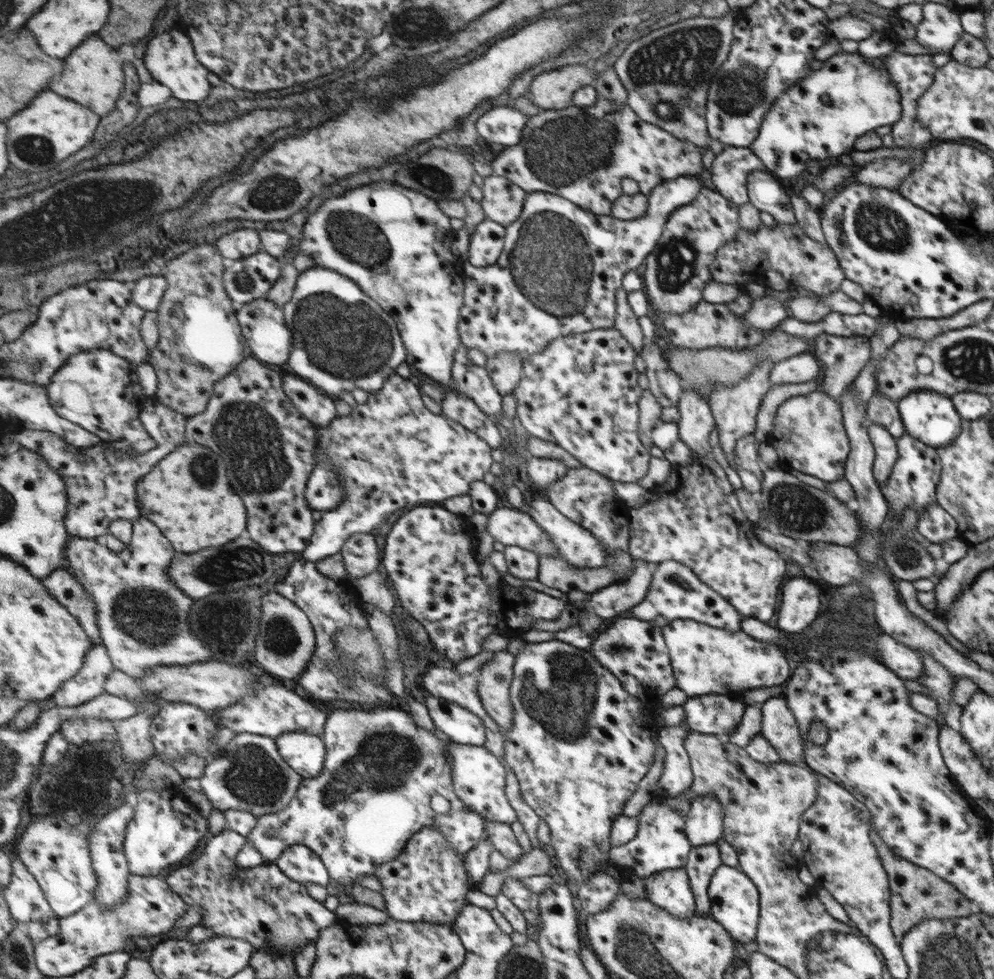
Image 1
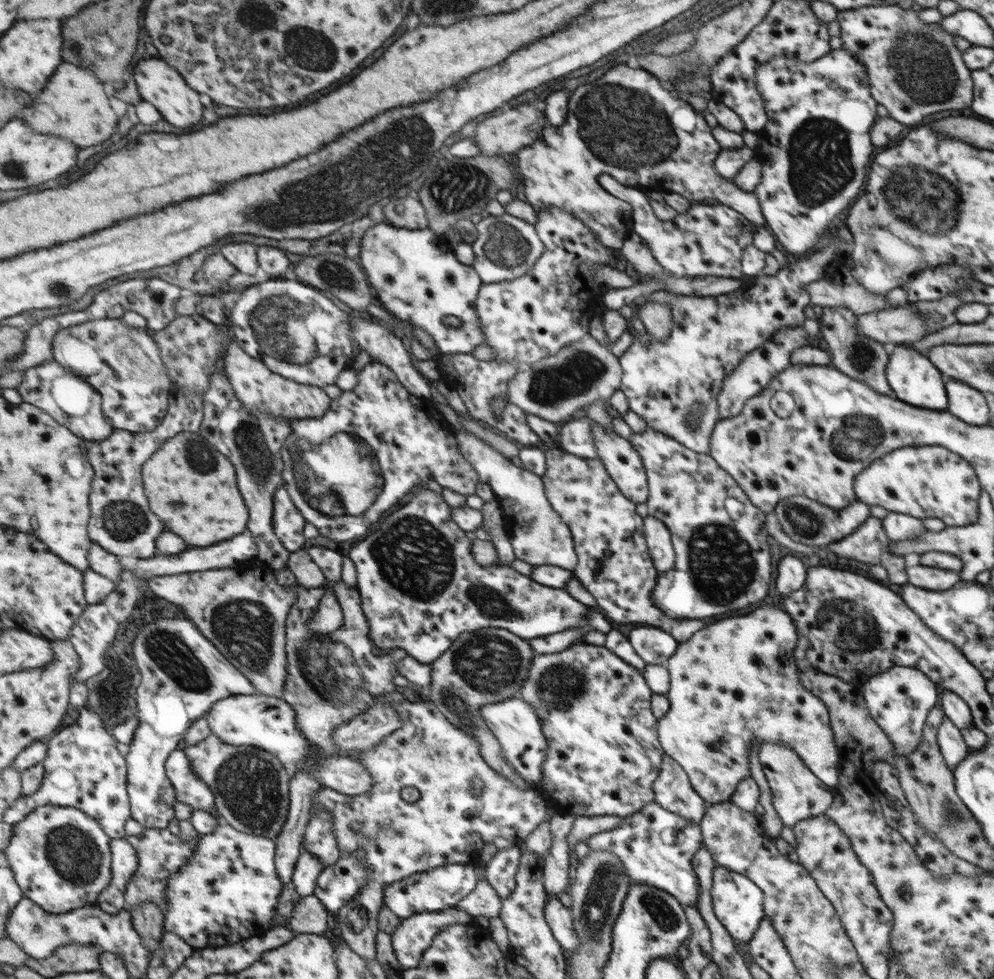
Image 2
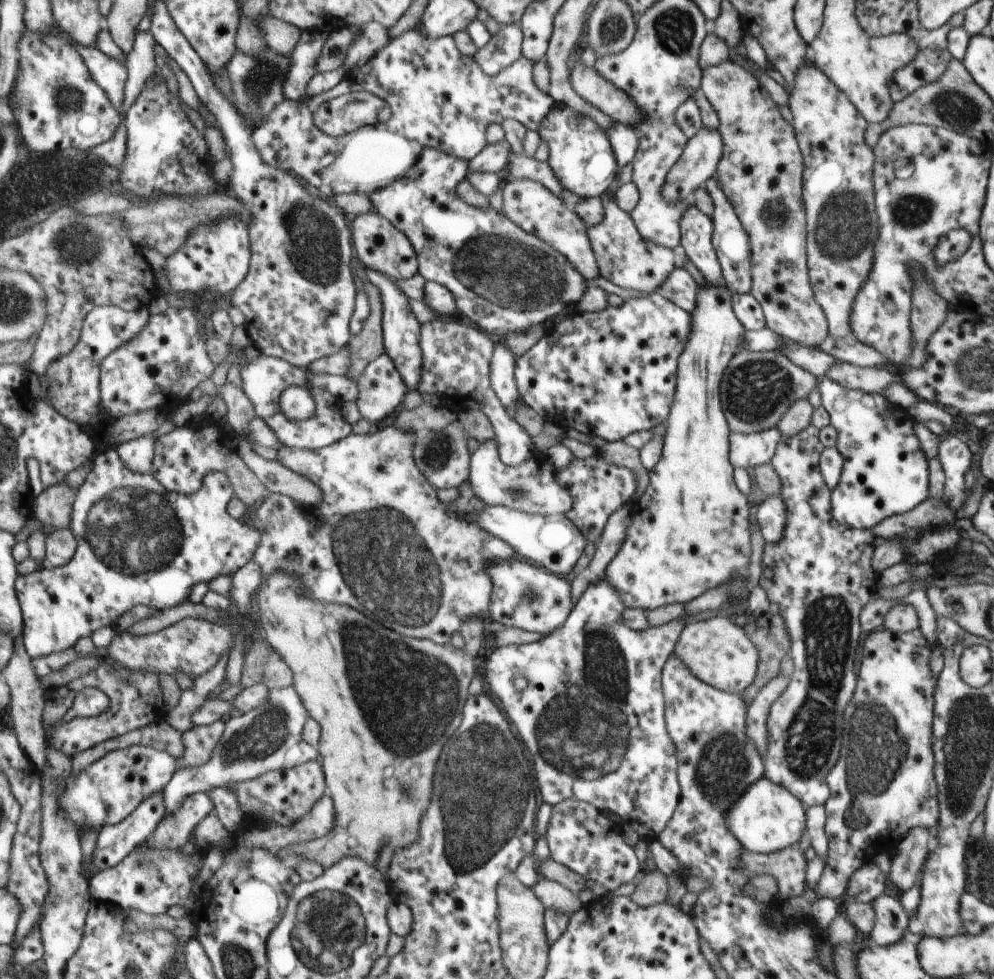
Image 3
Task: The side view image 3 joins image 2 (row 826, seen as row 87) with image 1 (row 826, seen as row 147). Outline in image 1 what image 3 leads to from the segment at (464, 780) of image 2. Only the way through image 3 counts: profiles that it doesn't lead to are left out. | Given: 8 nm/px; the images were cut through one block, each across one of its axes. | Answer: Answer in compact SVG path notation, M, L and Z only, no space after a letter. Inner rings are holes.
M378 708L378 710L338 710L332 716L329 716L326 732L324 734L325 744L328 745L328 758L326 760L326 770L318 776L318 778L305 779L304 784L299 789L298 796L291 803L289 808L281 810L279 813L265 814L260 817L258 827L254 833L247 838L252 841L264 853L266 862L278 862L278 859L288 850L296 845L306 845L314 849L326 863L329 868L331 877L344 886L353 886L358 882L360 876L370 876L375 874L377 866L386 862L394 861L402 852L410 840L418 833L421 833L426 827L431 827L440 831L440 834L446 838L446 842L450 844L458 852L458 854L466 854L474 846L478 845L485 837L487 823L476 811L466 806L460 801L460 797L454 791L452 785L452 759L448 759L448 751L446 746L450 739L445 738L438 730L426 729L418 726L414 717L405 710L394 710L394 708Z

